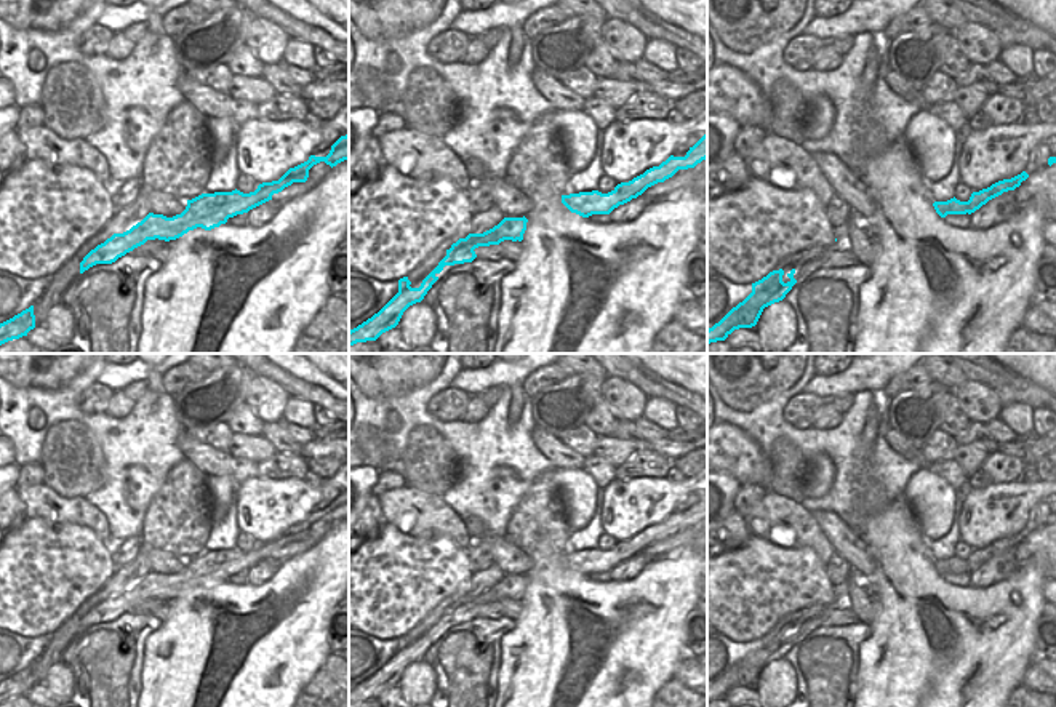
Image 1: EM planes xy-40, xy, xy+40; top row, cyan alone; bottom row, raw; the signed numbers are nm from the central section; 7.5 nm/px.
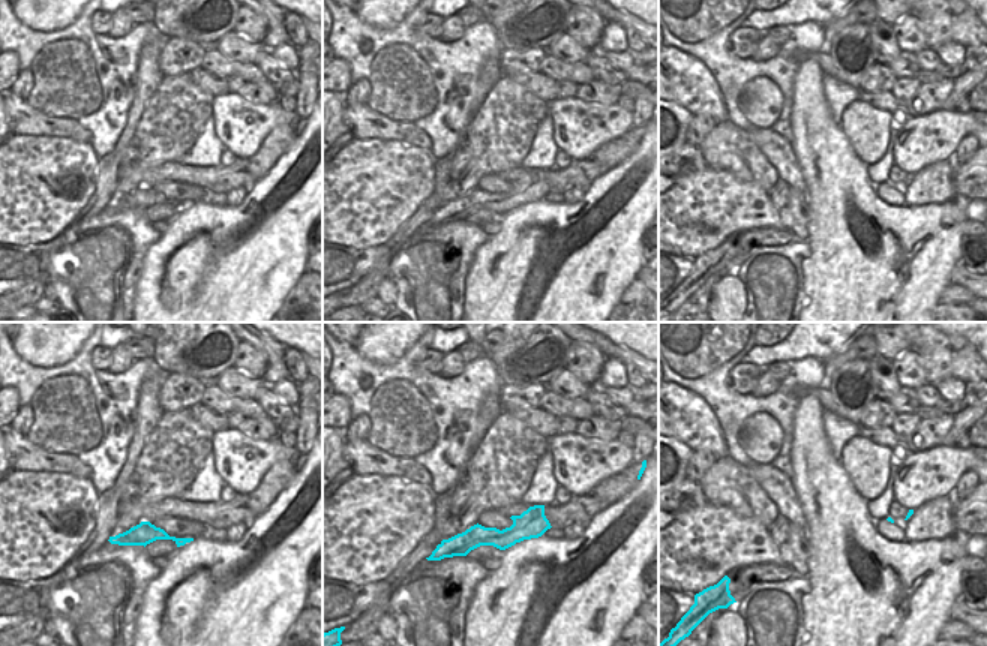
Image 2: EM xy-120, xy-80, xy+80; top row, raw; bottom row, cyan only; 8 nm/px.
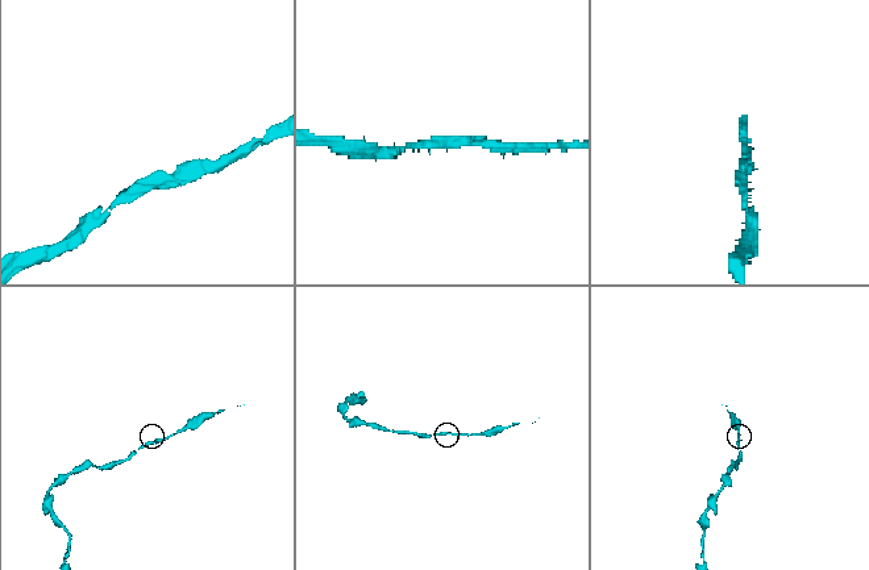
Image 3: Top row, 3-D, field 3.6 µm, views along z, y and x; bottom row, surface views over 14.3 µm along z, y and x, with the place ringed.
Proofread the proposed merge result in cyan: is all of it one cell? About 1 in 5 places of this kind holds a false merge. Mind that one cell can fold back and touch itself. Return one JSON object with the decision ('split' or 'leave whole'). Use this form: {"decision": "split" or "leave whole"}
{"decision": "leave whole"}

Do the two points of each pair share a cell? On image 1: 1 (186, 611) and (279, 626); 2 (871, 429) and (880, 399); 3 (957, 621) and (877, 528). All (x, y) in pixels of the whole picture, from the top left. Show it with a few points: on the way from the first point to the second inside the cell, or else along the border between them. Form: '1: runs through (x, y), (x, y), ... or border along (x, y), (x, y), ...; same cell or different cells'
1: runs through (218, 597), (261, 597), (269, 591), (298, 587); same cell
2: runs through (872, 421), (879, 407); same cell
3: runs through (941, 599), (901, 559), (900, 551); same cell

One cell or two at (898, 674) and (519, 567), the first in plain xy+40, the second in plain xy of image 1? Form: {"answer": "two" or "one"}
{"answer": "two"}

